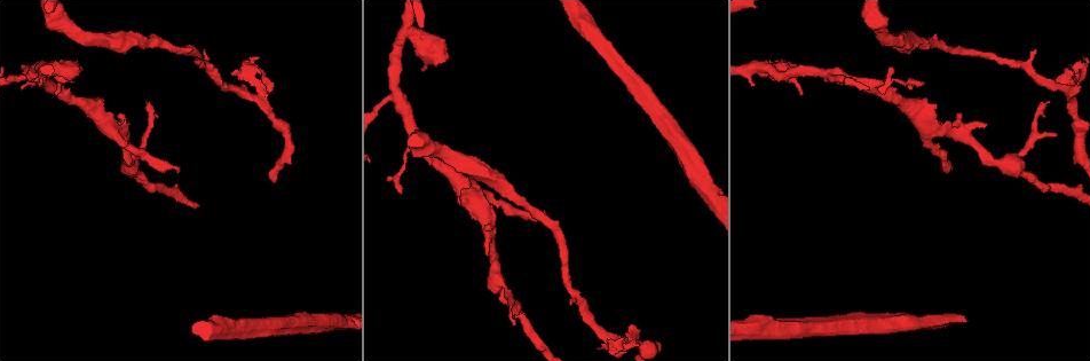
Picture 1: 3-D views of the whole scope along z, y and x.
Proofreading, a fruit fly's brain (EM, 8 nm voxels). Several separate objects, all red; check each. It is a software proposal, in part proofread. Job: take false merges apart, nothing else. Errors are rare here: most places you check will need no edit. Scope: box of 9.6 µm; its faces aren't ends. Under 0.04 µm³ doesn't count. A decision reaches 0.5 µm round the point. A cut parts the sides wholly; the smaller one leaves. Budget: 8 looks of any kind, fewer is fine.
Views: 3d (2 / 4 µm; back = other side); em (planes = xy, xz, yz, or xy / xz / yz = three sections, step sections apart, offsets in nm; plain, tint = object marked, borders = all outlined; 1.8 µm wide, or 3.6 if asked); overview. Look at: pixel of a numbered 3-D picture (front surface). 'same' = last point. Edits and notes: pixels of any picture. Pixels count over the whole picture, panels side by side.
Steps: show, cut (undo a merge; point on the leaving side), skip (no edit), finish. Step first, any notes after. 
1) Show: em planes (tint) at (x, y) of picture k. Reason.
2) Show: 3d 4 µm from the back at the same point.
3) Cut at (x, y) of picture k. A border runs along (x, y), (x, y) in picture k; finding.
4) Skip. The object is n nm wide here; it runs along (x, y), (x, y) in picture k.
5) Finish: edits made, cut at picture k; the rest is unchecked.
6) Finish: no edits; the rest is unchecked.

Show: em planes (plain) at (405, 31) of picture 1. Three-way junction.

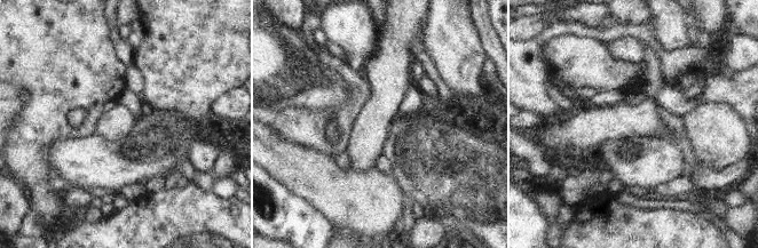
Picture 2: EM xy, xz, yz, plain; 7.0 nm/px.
Show: em planes (tint) at the same point. With the object marked.

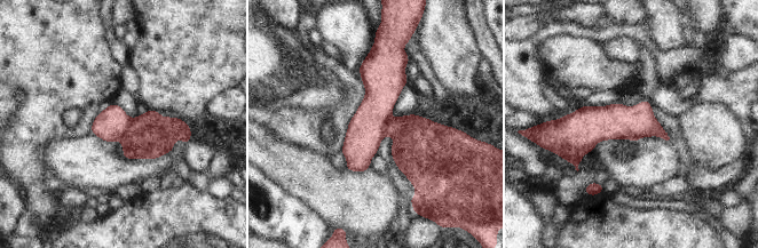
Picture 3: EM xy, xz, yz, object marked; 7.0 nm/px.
Cut at (149, 136) of picture 3. A border runs along (132, 119), (127, 129), (118, 138) in picture 3; two neurons meet here.

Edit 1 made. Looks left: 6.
Show: overview. See it whole again.

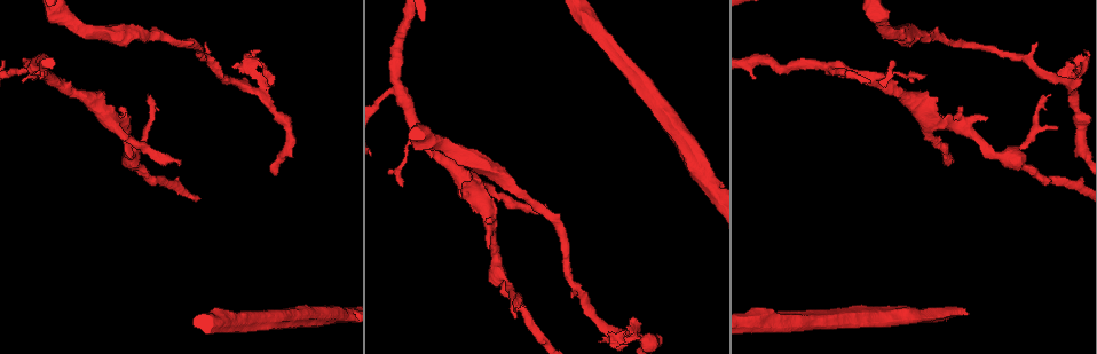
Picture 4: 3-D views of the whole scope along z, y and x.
Show: em yz step 8 (tint) at (113, 124) of picture 4. Arms part here.

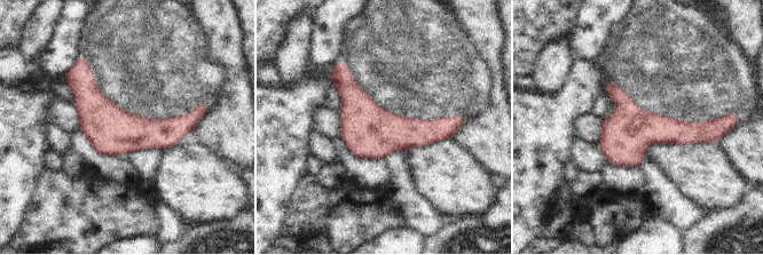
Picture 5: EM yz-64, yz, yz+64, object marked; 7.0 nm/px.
Show: em planes (tint) at the same point. Cut it another way.

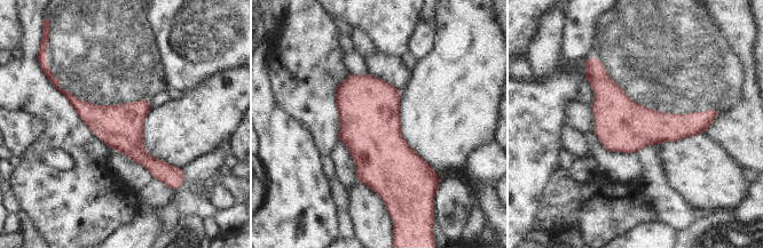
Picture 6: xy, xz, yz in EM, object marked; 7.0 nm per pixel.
Skip. It runs along (64, 92), (166, 174) in picture 6; one neuron here.

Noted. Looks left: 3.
Show: em planes (tint) at (499, 272) of picture 4. Thick turns thin.

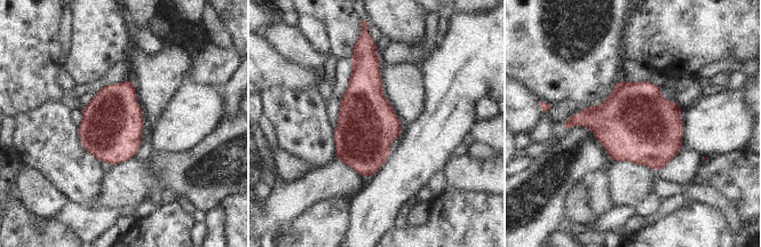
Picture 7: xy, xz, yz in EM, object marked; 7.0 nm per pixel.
Skip. All the same neuron.

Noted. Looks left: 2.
Finish: edits made, cut at picture 3; the rest is unchecked.

